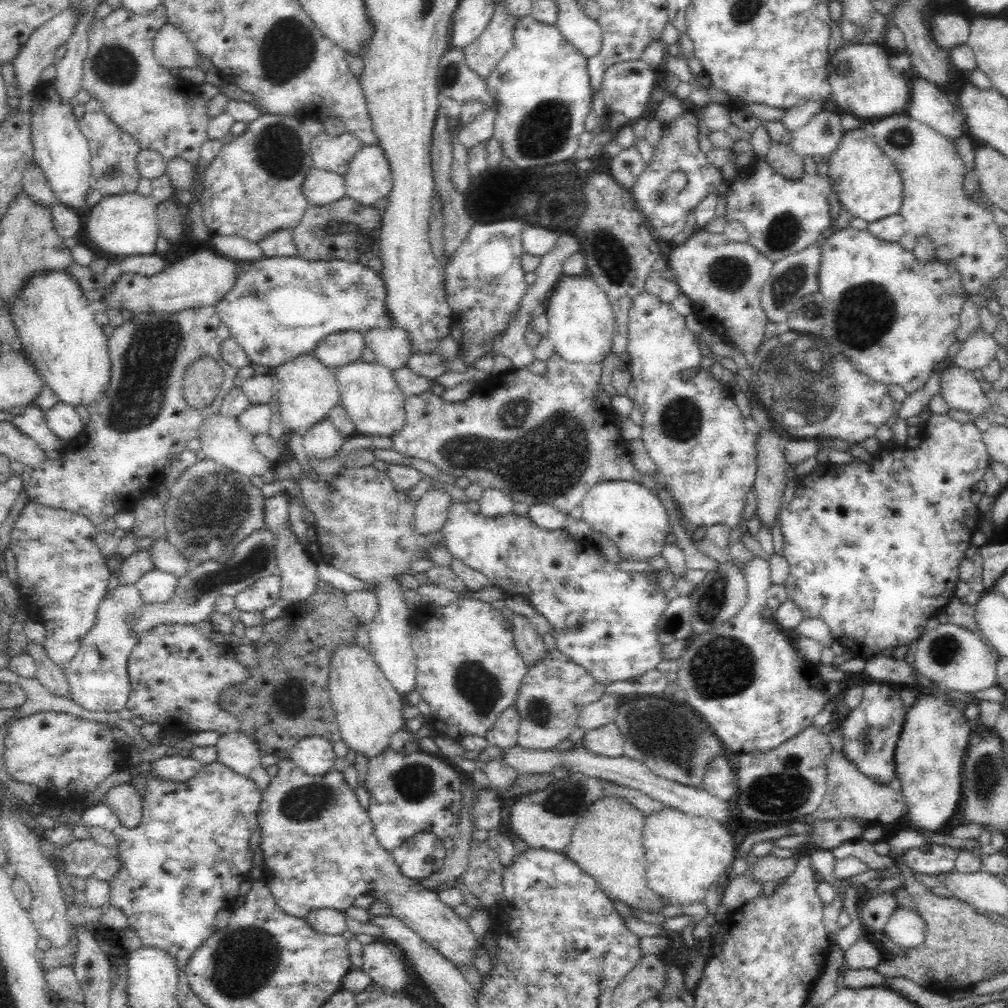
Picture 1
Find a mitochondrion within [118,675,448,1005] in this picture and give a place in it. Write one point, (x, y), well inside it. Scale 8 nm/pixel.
(243, 962)

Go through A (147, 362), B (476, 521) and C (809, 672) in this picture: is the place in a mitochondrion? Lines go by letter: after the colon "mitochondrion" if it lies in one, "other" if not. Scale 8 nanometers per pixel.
A: mitochondrion
B: other
C: other

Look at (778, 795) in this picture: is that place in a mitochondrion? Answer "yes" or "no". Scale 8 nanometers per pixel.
yes

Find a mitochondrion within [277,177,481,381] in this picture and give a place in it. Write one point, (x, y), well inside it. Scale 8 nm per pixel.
(332, 230)

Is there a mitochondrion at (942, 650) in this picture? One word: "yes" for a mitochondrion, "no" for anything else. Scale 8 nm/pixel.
yes

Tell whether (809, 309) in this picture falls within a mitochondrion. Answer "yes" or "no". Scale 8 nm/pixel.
yes

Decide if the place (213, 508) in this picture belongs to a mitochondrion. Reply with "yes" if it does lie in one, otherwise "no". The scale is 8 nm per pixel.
yes

